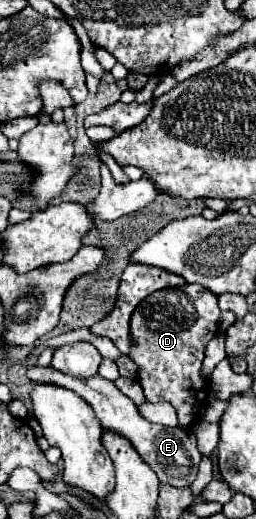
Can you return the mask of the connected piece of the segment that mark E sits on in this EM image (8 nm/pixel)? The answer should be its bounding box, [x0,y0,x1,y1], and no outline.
[27,367,201,487]

